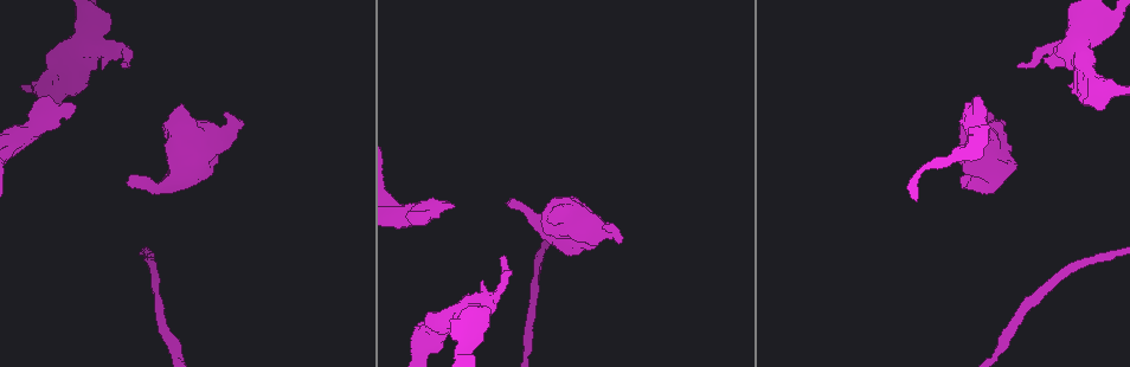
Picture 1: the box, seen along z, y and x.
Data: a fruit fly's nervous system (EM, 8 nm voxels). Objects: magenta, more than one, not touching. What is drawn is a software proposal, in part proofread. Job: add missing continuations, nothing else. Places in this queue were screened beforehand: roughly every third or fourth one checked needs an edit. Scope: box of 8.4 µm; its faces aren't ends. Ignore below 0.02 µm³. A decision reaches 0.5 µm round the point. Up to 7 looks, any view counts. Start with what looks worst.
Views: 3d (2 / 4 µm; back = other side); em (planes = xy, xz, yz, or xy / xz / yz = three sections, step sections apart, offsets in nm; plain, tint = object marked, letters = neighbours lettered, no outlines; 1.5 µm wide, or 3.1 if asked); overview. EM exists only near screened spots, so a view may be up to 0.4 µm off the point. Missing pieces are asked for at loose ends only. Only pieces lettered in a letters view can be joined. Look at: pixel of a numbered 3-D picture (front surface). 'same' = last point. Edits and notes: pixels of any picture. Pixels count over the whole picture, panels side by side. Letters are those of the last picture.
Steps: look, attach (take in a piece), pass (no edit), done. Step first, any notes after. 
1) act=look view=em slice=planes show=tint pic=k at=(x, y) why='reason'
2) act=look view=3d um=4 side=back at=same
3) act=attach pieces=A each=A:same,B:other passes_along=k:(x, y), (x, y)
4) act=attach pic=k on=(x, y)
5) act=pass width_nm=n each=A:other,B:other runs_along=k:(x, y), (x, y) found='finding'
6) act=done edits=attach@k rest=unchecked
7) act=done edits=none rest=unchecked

act=look view=em slice=xz step=8 show=tint pic=1 at=(967, 104) why='thick end'

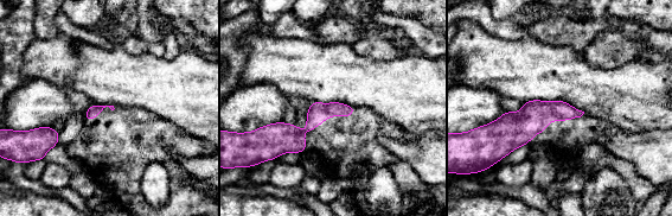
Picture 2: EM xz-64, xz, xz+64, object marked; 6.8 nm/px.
act=look view=em slice=planes show=letters at=same why='cut it another way'

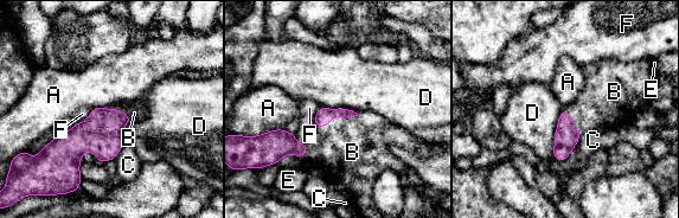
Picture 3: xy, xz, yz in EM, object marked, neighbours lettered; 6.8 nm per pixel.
act=attach pieces=B longest_contact=D:340nm each=A:other,B:same,C:other,D:other,E:other,F:other passes_along=3:(324, 115), (335, 116), (348, 151) found='the neuron continues'

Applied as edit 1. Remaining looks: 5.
act=look view=em slice=xz step=8 show=letters pic=1 at=(988, 114) why='an open end'

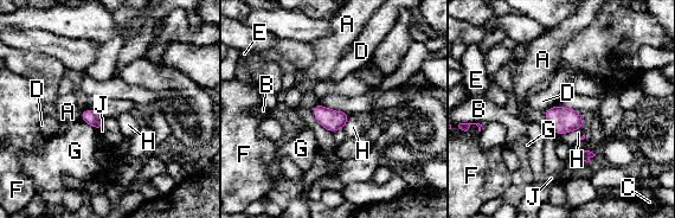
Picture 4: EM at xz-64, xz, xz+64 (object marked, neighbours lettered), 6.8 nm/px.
act=pass each=A:other,B:other,C:other,D:other,E:other,F:other,G:other,H:other,J:other border=4:(81, 111), (82, 119) found='no lettered piece goes on from it'

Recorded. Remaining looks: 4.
act=look view=em slice=xz step=8 show=tint pic=1 at=(508, 200) why='branch stops here'

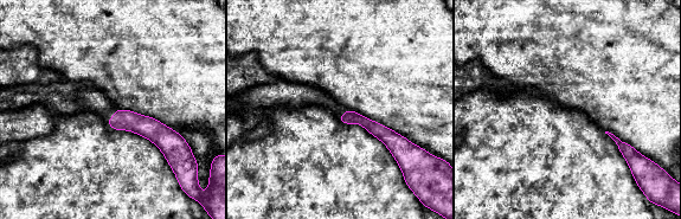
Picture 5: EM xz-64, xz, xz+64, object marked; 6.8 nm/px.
act=look view=em slice=xy step=8 show=letters at=same why='another direction'

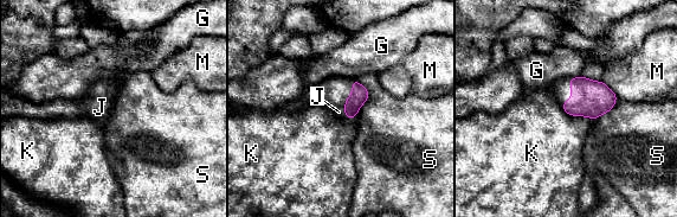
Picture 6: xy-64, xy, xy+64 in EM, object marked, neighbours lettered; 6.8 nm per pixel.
act=attach pieces=J each=G:other,J:same,K:other,M:other,S:other passes_along=6:(360, 94), (345, 113), (339, 112) found='the neuron continues'

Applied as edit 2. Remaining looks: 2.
act=done edits=attach@3,attach@6 rest=unchecked

